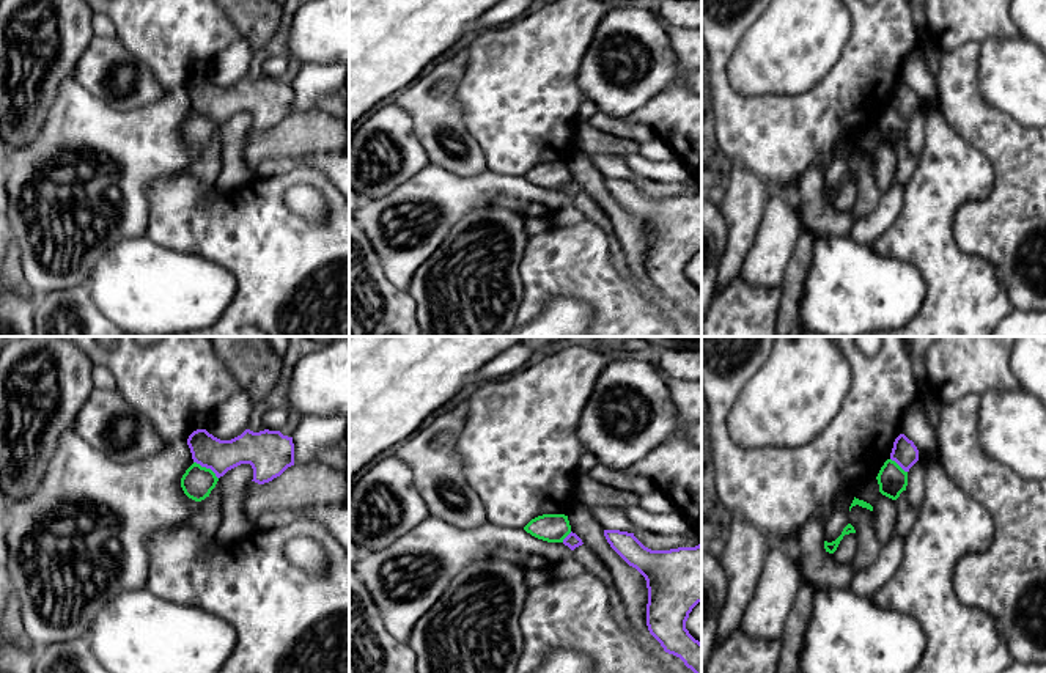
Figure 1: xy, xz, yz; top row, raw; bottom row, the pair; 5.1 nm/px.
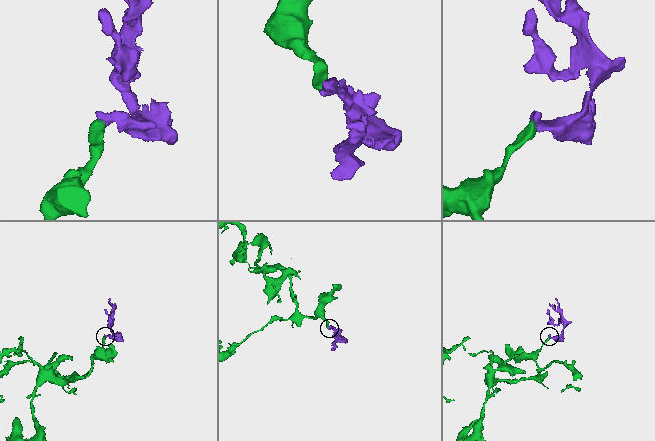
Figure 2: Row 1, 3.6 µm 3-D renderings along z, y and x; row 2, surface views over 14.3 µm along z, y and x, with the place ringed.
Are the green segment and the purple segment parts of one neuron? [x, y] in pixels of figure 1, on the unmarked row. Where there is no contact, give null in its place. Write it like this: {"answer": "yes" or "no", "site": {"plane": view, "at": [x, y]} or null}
{"answer": "no", "site": {"plane": "xy", "at": [205, 115]}}

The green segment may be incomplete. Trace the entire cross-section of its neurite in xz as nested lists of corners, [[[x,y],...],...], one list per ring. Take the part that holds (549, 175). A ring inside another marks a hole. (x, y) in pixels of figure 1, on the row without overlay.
[[[543,162],[532,167],[524,178],[547,190],[563,190],[571,181],[571,173],[565,162]]]

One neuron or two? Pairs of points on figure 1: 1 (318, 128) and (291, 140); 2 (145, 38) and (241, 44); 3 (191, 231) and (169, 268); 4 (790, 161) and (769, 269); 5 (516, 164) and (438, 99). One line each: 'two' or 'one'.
1: one
2: two
3: two
4: two
5: two

